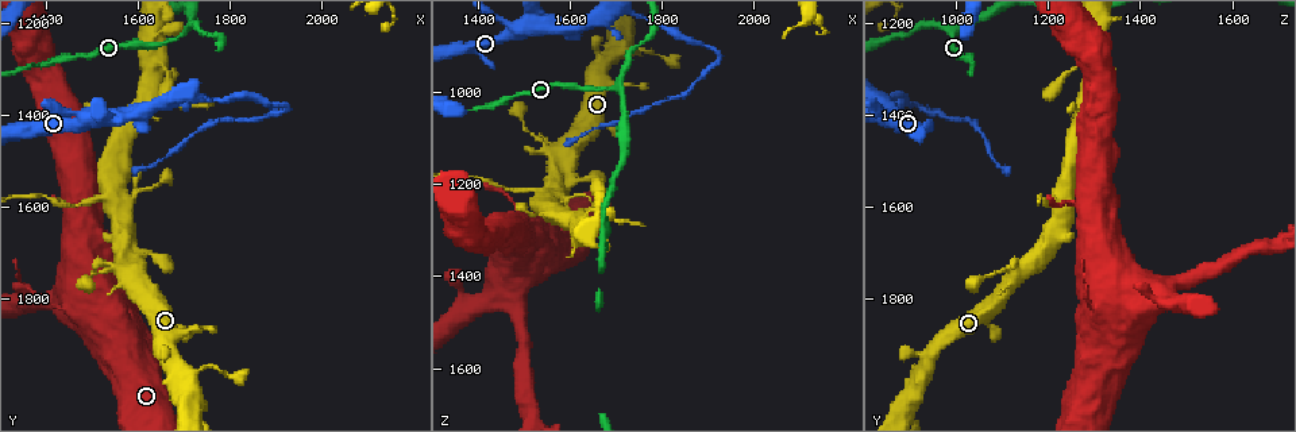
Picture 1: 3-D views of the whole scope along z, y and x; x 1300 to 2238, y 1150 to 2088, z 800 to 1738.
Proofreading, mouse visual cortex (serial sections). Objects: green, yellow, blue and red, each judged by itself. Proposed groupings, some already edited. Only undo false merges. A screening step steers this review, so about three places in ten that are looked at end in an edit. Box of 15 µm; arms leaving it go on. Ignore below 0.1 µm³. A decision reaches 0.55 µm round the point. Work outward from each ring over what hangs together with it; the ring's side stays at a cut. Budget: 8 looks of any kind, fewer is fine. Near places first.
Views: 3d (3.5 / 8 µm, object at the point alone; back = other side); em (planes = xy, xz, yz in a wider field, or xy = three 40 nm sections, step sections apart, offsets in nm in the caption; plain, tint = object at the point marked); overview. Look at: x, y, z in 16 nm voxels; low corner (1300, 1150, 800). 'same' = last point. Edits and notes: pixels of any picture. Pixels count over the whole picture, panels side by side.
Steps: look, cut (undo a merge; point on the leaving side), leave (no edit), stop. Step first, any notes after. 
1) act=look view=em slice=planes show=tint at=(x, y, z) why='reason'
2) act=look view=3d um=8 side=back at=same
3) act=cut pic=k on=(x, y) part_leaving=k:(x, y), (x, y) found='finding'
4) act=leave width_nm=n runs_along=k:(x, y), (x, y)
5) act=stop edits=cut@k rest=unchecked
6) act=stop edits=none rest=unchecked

act=look view=3d um=3.5 at=(1470, 1395, 855) why='four arms meet'

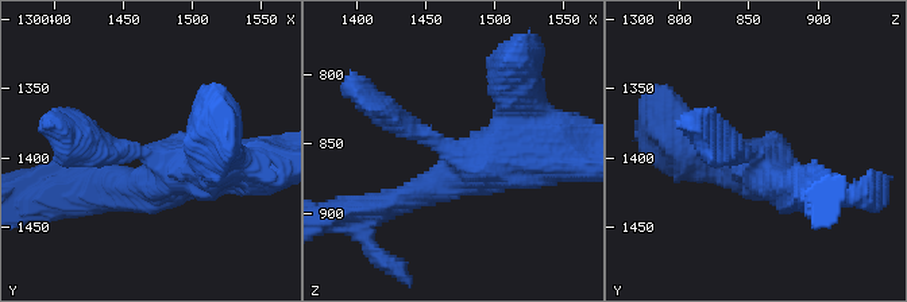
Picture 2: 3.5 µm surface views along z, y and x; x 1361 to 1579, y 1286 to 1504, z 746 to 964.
act=look view=em slice=xy step=3 show=tint at=(1470, 1400, 856) arms=4 arm_widths_nm=250,450,450,600

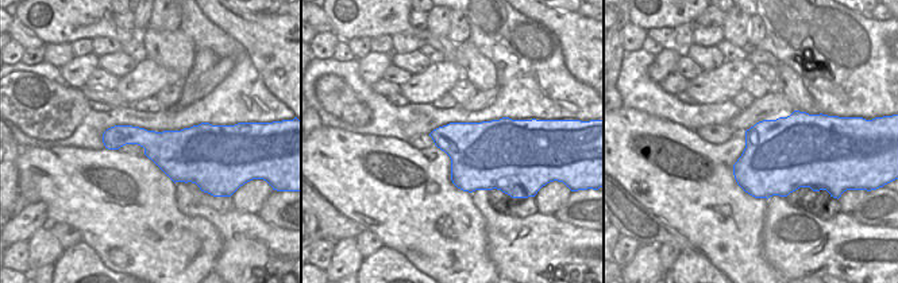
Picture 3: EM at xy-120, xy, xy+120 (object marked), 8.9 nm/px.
act=leave width_nm=500 runs_along=2:(146, 188), (178, 166), (282, 158) found='continuous, no second cell'

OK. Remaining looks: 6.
act=look view=3d um=3.5 at=(1700, 1220, 995) why='three arms meet'

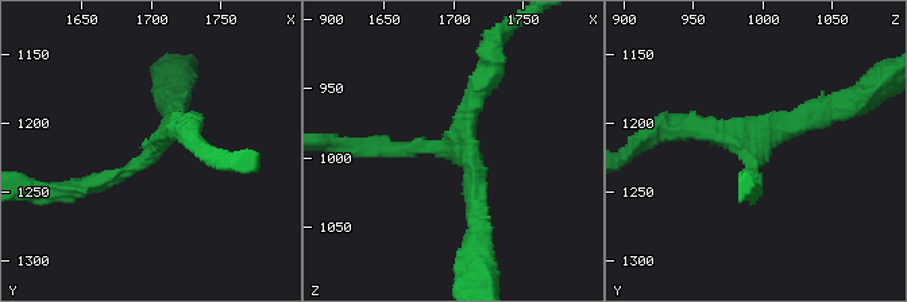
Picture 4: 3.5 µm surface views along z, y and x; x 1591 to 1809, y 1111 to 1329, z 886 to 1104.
act=look view=em slice=xy step=2 show=tint at=(1700, 1220, 992) arms=3 arm_widths_nm=150,250,250

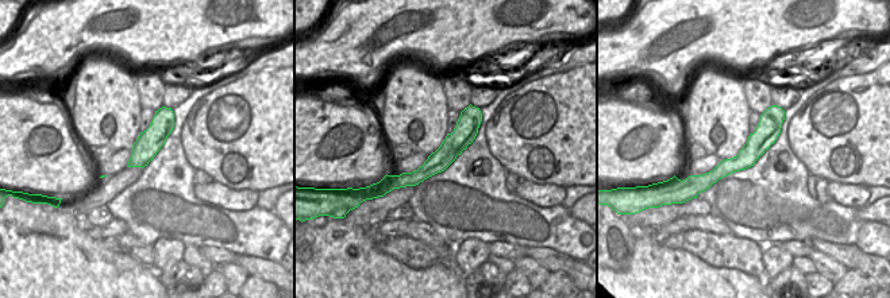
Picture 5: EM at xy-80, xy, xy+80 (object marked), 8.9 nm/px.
act=leave runs_along=4:(73, 189), (139, 163), (172, 113) found='continuous, no second cell'

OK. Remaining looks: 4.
act=look view=3d um=3.5 at=(1535, 1580, 1215) why='thick turns thin'

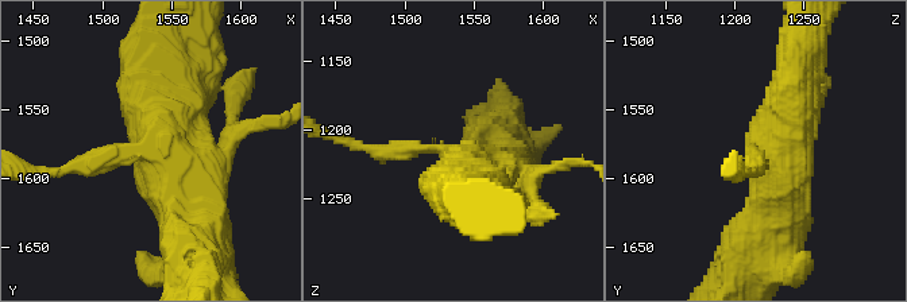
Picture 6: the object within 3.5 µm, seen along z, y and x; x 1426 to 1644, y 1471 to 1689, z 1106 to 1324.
act=look view=em slice=planes show=plain at=(1530, 1582, 1216)

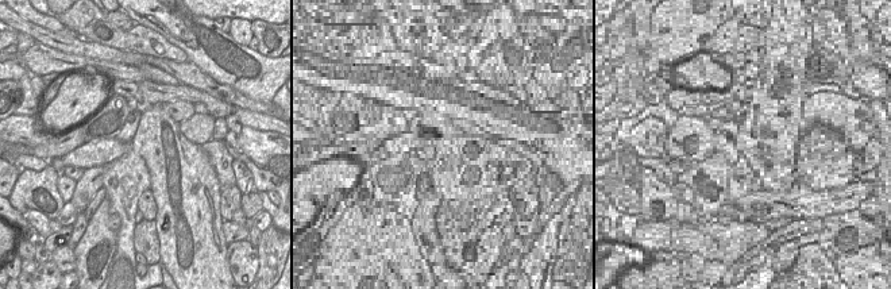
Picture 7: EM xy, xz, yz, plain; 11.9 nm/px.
act=look view=em slice=planes show=tint at=same

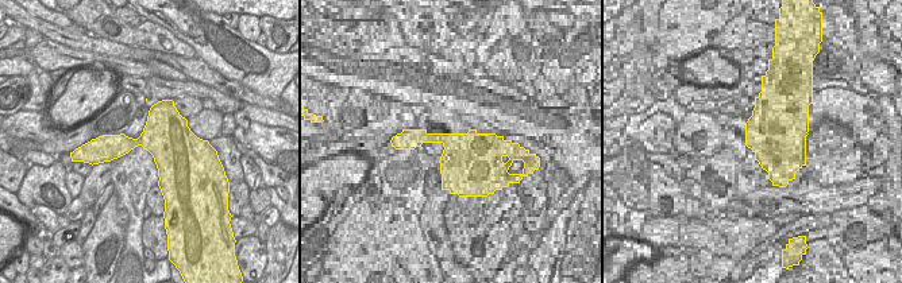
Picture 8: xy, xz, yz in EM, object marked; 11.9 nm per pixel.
act=cut pic=6 on=(91, 162) found='a second cell is stuck on'

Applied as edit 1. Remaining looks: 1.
act=stop edits=cut@6 rest=unchecked

